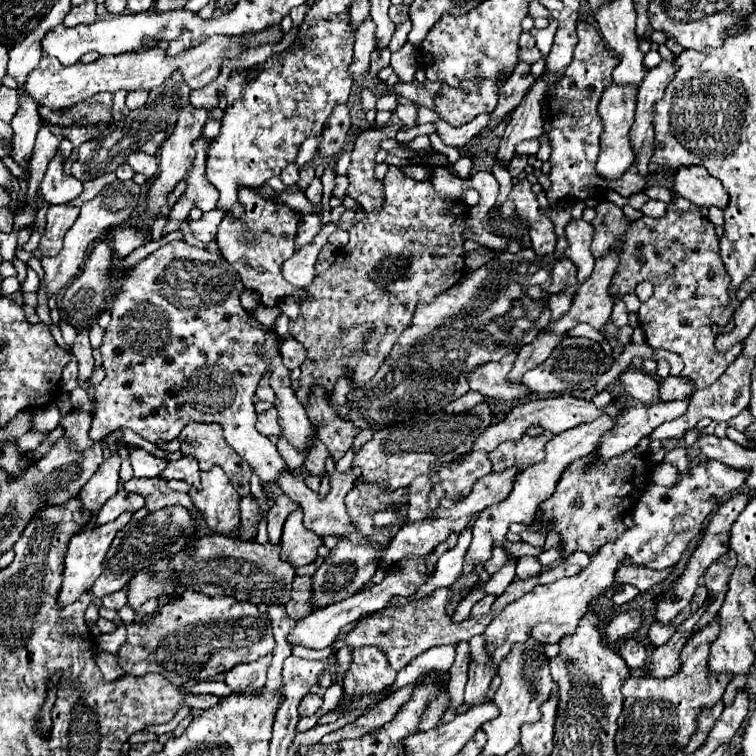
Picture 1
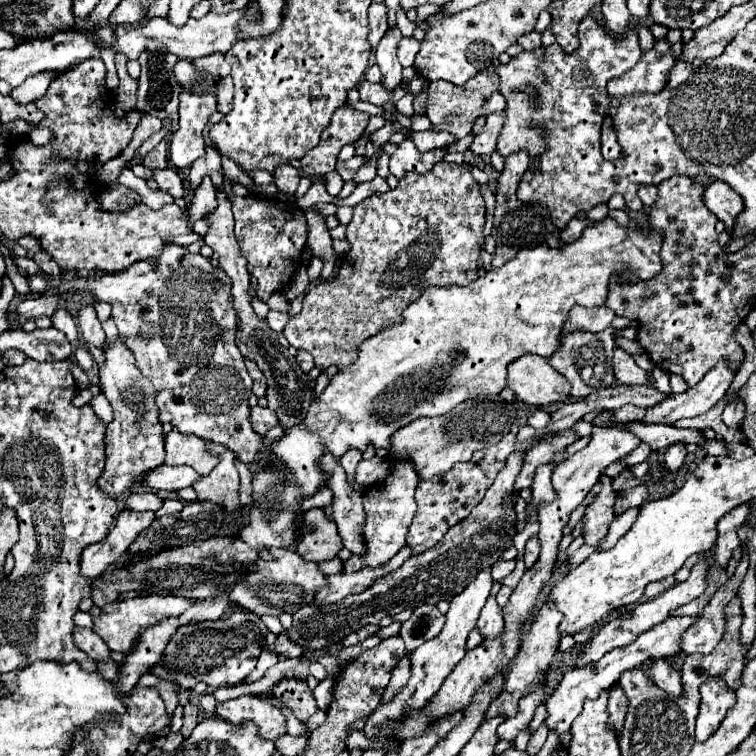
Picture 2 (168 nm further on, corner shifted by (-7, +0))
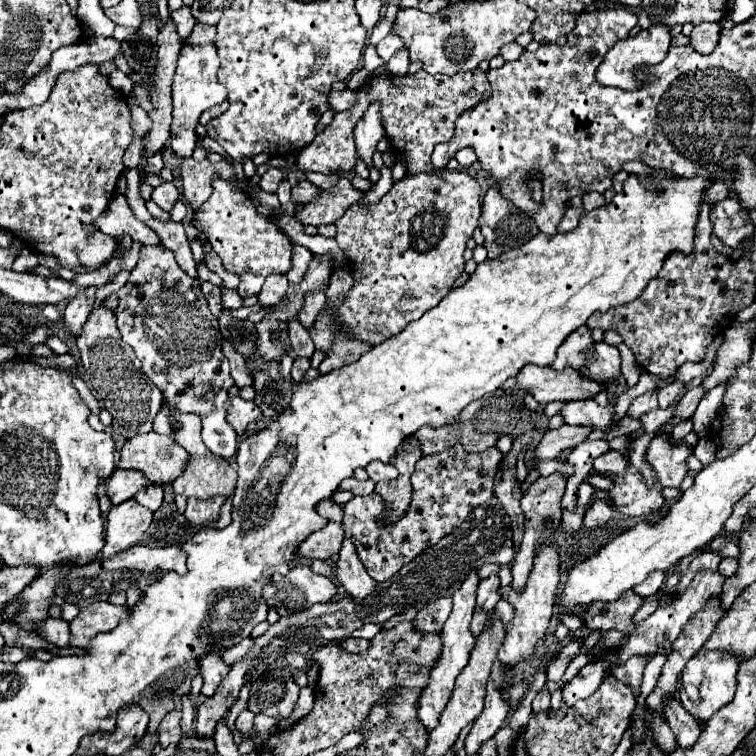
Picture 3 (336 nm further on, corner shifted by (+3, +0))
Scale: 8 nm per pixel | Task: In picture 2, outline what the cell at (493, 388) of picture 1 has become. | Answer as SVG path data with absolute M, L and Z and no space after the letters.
M523 355L509 365L507 385L529 405L549 405L569 397L569 381L557 373L547 359Z

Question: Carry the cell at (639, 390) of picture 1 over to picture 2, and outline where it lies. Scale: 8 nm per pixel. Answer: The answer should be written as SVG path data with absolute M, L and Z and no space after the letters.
M615 347L612 365L615 377L623 385L645 385L647 379L649 379L649 375L641 367L637 367L633 357L629 353L625 353L623 349L619 349L619 347Z

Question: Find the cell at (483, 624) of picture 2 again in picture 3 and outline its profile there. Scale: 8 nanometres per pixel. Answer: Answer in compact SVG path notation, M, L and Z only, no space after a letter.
M493 575L493 577L489 577L489 579L483 579L483 581L479 583L475 611L485 611L485 613L489 613L489 611L493 609L493 605L499 601L497 587L499 587L499 577L497 577L497 575Z

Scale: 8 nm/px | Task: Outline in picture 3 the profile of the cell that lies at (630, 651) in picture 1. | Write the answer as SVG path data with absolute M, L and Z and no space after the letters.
M669 697L665 701L665 719L667 723L671 725L673 733L677 735L677 741L681 747L689 747L693 745L693 741L697 741L699 733L701 733L701 727L699 723L685 711L685 707L681 705L679 699L675 697Z

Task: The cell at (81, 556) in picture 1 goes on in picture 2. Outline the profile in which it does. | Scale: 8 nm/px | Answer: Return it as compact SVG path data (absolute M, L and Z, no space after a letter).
M123 509L117 515L115 525L111 527L111 533L105 541L85 547L81 557L81 573L89 579L97 579L103 575L109 565L115 565L121 561L129 549L129 545L135 541L135 537L147 529L155 519L153 511L129 511Z

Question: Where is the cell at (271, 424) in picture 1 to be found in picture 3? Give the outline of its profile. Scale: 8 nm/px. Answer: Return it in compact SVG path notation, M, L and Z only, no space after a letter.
M231 397L231 409L229 409L229 423L237 433L241 435L251 421L259 417L259 407L253 401L245 401L241 397Z

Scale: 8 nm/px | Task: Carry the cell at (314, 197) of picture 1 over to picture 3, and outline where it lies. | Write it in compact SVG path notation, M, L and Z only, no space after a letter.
M319 289L319 291L309 291L309 293L305 293L305 303L299 313L299 321L301 321L301 325L311 325L313 321L315 321L315 317L317 317L319 311L325 304L325 289Z

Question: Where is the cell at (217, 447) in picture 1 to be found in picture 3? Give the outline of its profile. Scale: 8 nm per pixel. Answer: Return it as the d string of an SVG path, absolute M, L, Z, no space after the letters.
M149 431L149 433L135 435L133 439L127 439L125 441L125 445L121 449L119 467L121 469L139 469L153 483L163 485L163 483L175 481L185 471L185 465L187 463L189 463L189 453L181 445L177 445L177 441L171 435L159 435L155 431Z

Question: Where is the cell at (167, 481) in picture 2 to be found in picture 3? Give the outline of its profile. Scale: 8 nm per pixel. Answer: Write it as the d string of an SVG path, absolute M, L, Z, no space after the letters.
M115 469L111 479L107 479L107 493L111 503L119 505L149 485L153 483L137 469Z

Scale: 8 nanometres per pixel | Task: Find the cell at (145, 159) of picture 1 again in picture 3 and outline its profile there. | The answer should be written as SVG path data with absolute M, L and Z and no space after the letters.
M161 183L159 187L153 189L151 199L153 199L161 209L171 211L173 203L179 199L179 191L177 191L177 187L175 187L173 183Z

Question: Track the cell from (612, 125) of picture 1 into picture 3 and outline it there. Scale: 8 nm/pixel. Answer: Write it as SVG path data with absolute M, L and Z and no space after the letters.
M651 25L645 31L639 31L635 37L617 41L613 49L609 49L609 53L603 57L601 65L597 67L595 79L601 85L607 87L619 87L619 89L641 89L645 85L645 81L637 79L637 69L645 67L645 65L657 65L661 63L661 59L665 57L667 49L671 47L671 35L669 29L665 29L665 25Z

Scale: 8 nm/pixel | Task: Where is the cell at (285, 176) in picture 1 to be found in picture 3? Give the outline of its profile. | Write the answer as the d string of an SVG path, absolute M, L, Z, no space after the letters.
M269 167L269 169L263 173L263 177L261 177L261 181L259 181L259 187L265 189L265 191L269 191L269 193L275 193L275 191L279 189L279 183L281 183L281 181L283 181L281 169Z

